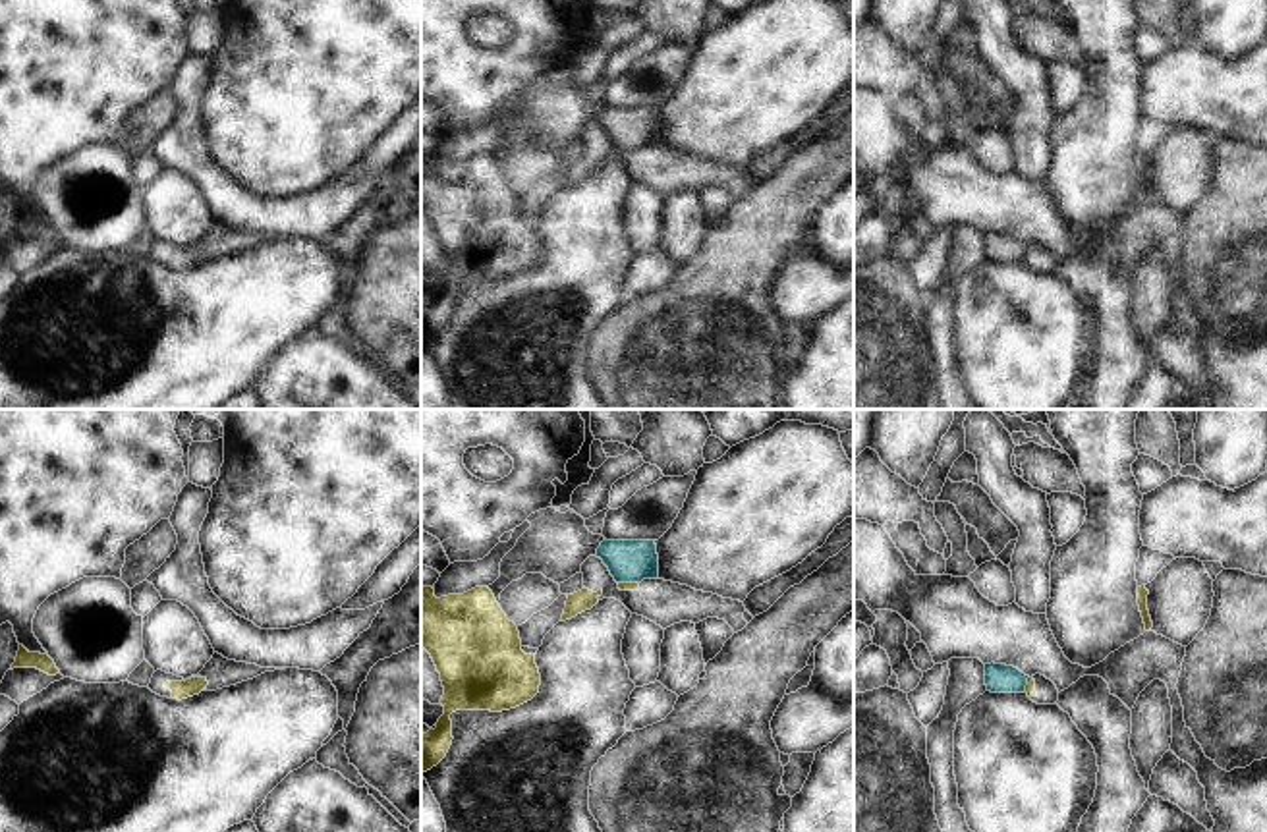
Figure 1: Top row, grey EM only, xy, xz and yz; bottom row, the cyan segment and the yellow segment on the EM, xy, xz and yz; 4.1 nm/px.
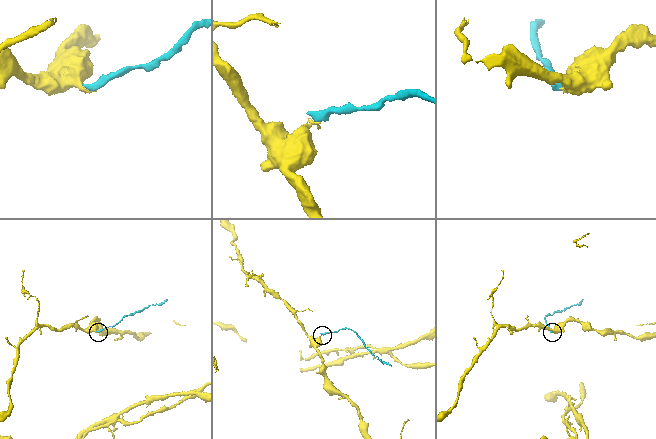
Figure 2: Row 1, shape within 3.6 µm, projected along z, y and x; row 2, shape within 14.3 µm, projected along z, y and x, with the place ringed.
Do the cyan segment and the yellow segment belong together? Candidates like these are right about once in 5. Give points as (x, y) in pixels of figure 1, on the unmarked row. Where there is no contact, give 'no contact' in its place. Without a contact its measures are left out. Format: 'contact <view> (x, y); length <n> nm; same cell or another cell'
contact xz (628, 149); length 90 nm; another cell

